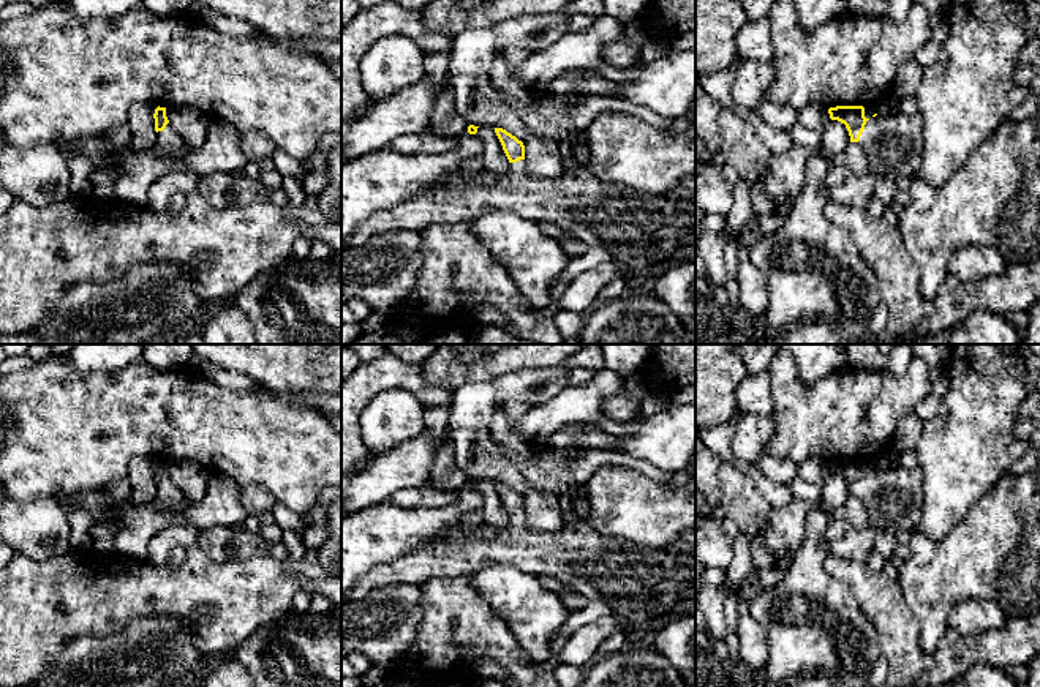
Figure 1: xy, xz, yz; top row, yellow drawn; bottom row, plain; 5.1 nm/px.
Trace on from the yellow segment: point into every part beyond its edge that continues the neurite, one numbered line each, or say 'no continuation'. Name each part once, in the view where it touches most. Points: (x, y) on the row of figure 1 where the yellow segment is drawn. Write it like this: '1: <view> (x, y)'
1: yz (893, 144)

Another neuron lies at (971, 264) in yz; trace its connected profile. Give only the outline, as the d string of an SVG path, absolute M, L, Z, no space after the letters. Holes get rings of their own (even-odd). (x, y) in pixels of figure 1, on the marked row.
M966 245L950 254L948 275L963 283L977 283L991 275L1000 275L1007 268L1004 257L989 246Z

